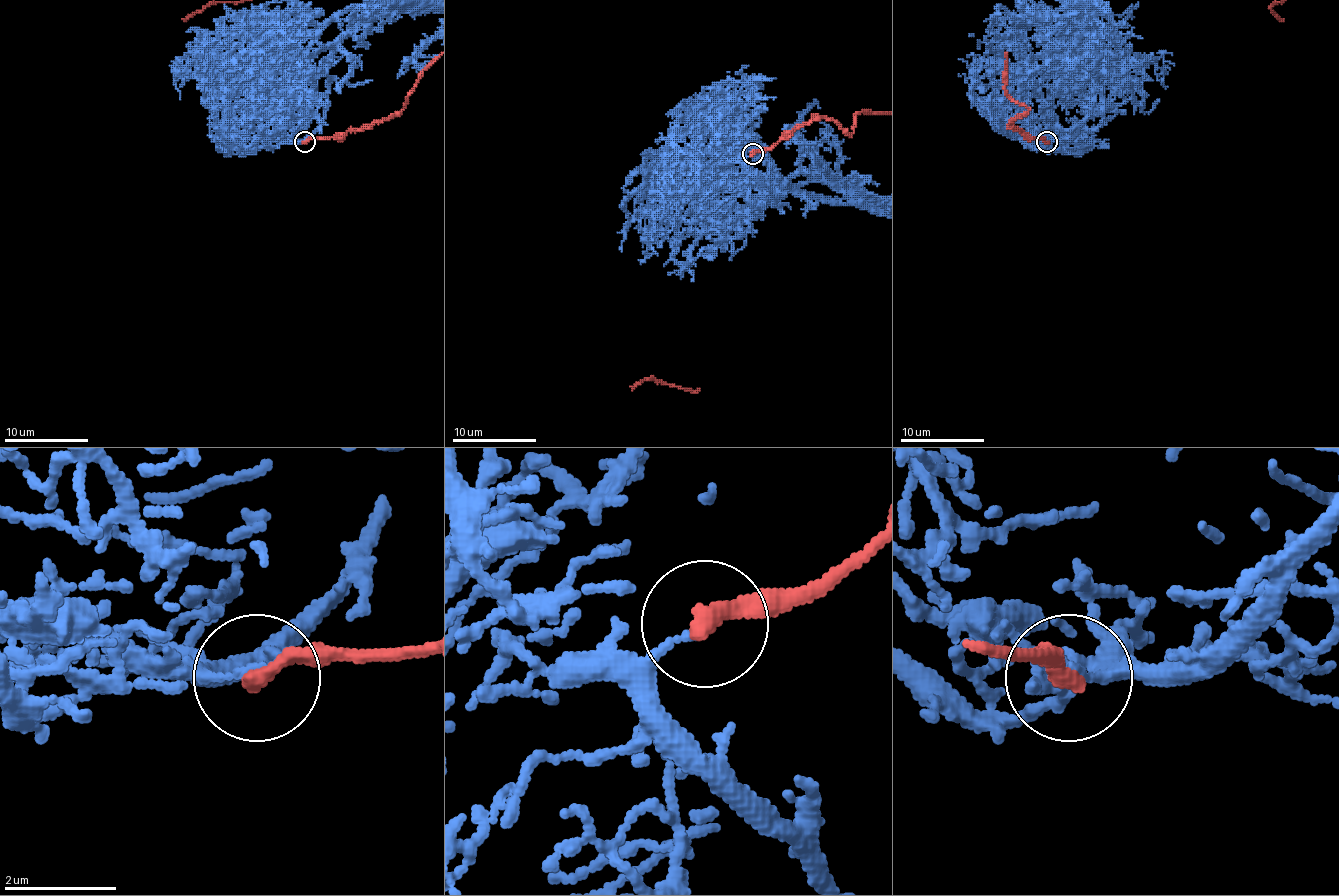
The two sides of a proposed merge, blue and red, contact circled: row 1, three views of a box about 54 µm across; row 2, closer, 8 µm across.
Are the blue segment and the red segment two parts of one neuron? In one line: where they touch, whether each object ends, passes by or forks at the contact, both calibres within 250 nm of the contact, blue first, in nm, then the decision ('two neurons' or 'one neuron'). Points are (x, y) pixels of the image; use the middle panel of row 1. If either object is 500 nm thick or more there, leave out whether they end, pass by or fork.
(753, 153) | blue ends | red ends | 140/360 nm | two neurons

